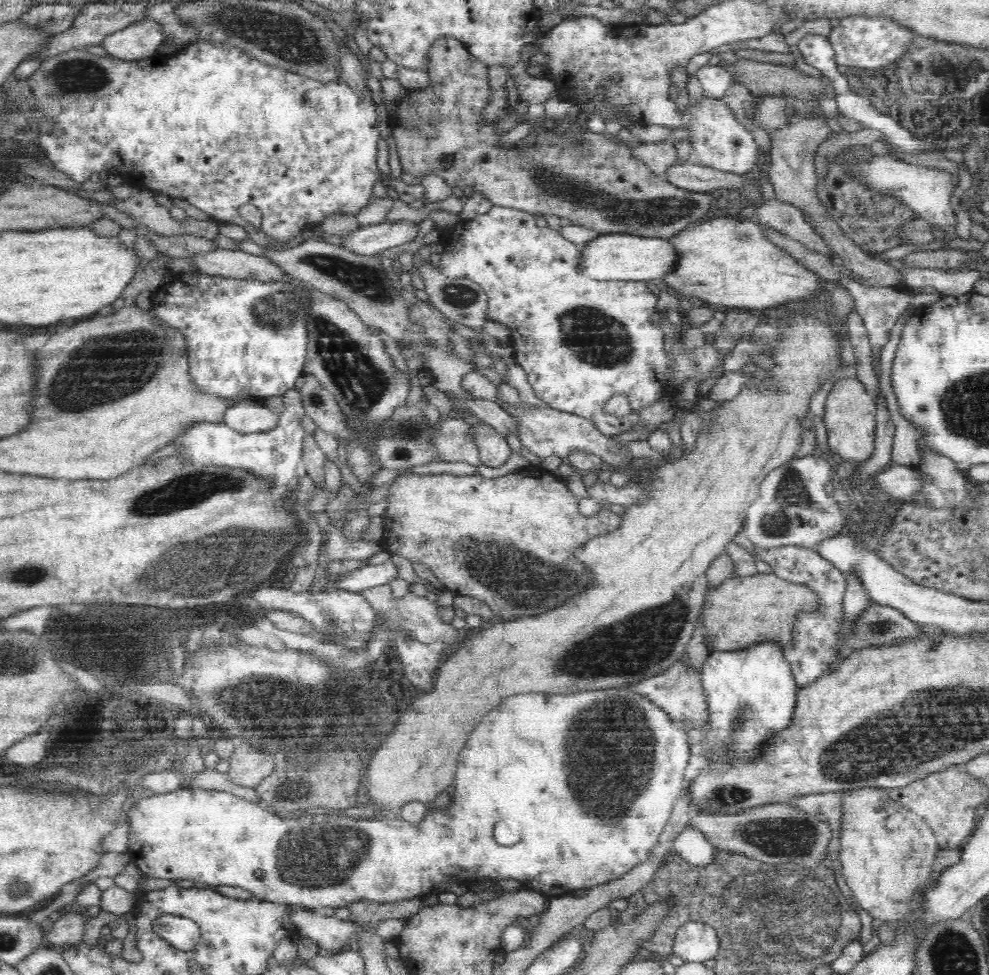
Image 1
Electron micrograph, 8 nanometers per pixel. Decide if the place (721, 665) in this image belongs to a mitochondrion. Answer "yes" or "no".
no

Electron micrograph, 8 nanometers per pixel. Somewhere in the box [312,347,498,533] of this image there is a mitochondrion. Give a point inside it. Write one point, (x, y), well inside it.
(410, 430)

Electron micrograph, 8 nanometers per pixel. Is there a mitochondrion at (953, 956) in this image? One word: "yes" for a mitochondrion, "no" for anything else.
yes

